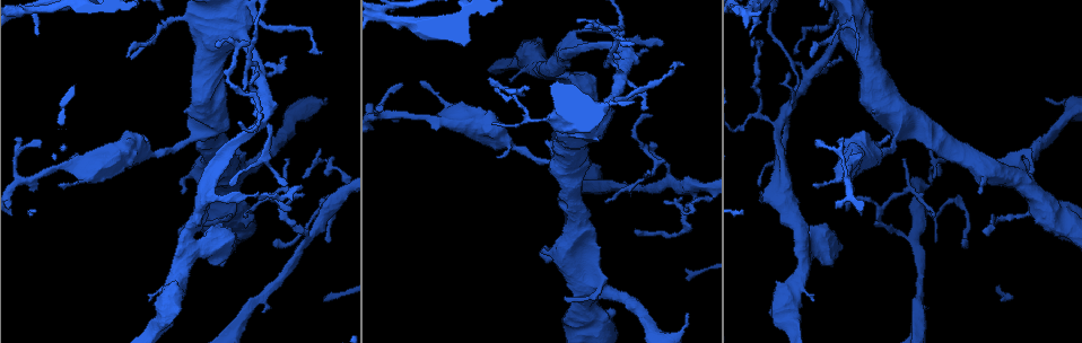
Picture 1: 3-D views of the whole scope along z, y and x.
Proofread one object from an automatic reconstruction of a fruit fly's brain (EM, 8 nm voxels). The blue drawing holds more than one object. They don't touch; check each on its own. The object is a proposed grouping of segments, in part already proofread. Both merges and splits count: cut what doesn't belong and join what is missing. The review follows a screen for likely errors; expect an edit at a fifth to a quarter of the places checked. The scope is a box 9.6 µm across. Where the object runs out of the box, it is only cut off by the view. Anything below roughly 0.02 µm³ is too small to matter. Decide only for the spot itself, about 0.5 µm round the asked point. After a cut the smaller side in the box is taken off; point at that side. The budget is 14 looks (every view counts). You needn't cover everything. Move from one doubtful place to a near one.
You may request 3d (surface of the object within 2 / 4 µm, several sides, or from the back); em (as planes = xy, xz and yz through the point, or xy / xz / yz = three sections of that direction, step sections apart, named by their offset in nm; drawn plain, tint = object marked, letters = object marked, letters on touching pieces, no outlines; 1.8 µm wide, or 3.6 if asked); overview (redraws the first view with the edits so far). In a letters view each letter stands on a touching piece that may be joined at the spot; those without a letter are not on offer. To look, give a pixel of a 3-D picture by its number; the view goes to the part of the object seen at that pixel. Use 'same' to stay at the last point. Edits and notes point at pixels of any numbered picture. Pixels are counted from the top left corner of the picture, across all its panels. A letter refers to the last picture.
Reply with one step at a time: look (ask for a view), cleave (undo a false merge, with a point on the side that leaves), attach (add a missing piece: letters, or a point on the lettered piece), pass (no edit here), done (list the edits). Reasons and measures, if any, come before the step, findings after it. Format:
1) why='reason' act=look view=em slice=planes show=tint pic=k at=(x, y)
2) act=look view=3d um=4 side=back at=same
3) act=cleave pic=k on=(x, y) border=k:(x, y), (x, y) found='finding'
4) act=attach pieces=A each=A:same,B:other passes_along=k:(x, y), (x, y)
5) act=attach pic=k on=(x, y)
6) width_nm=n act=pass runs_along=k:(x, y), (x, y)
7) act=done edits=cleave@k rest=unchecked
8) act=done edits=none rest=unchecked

why='an open end' act=look view=em um=3.6 slice=xy step=8 show=letters pic=1 at=(846, 208)

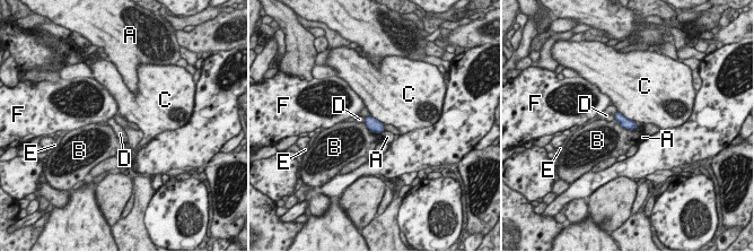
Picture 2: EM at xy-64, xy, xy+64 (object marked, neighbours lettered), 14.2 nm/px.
width_nm=140 act=pass each=A:other,B:other,C:other,D:other,E:other,F:other found='no lettered piece goes on from it'

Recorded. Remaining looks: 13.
why='abrupt turn' act=look view=em slice=planes show=tint pic=1 at=(957, 201)

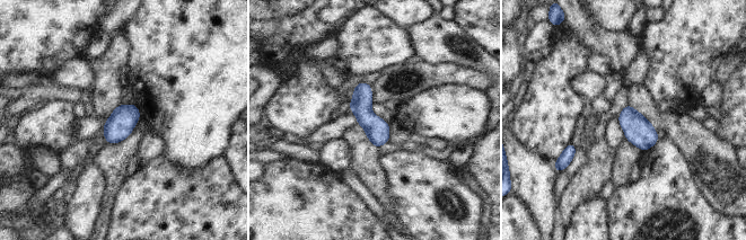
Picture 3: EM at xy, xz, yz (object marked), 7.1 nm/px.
act=look view=em slice=planes show=letters at=same

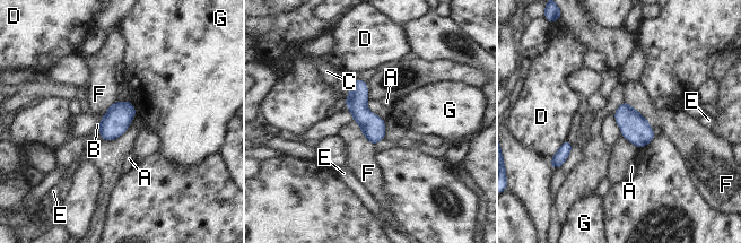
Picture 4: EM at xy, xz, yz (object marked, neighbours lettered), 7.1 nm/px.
act=pass each=A:other,B:other,C:other,D:other,E:other,F:other,G:other border=4:(625, 101), (651, 127) found='one neuron here'

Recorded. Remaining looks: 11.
why='branch stops here' act=look view=3d um=4 pic=1 at=(814, 185)

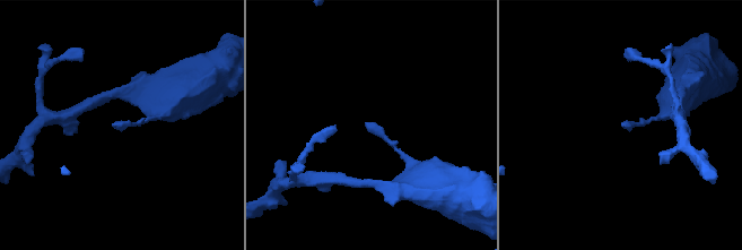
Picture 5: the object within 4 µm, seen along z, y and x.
act=look view=em slice=yz step=8 show=letters pic=5 at=(624, 125)

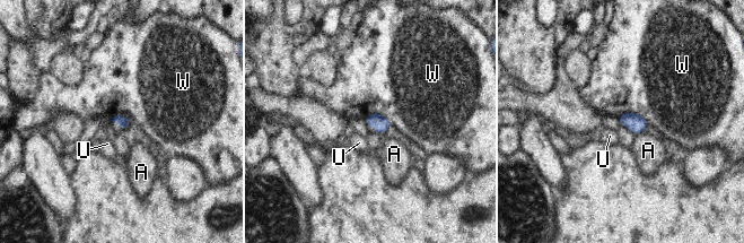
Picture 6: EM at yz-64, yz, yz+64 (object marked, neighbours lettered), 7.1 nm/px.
why='another direction' act=look view=em slice=planes show=letters at=same

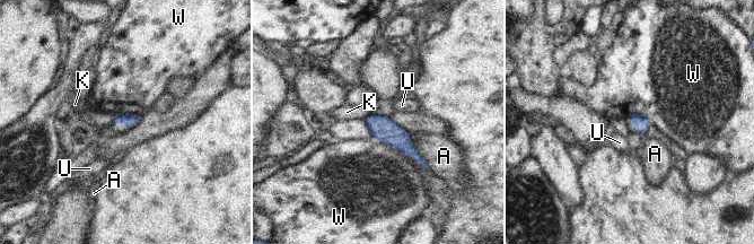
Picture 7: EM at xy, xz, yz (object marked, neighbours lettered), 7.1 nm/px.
width_nm=90 act=pass each=A:other,K:other,U:other,W:other runs_along=7:(368, 120), (394, 136), (422, 163) found='none of them fits'

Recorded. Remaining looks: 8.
why='thick turns thin' act=look view=3d um=4 pic=1 at=(917, 307)

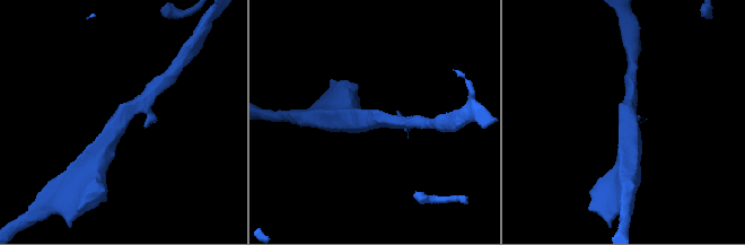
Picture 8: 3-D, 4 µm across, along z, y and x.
act=look view=em um=3.6 slice=xy step=16 show=tint pic=8 at=(628, 113)

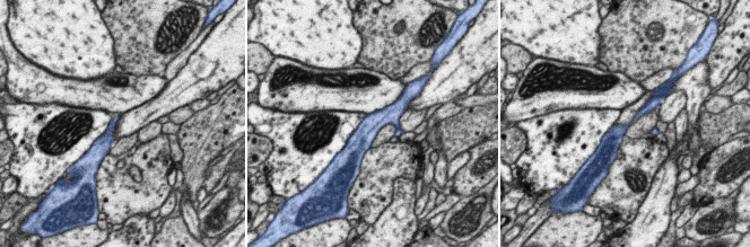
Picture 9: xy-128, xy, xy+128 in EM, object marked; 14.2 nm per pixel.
act=look view=em um=3.6 slice=yz step=4 show=letters at=same

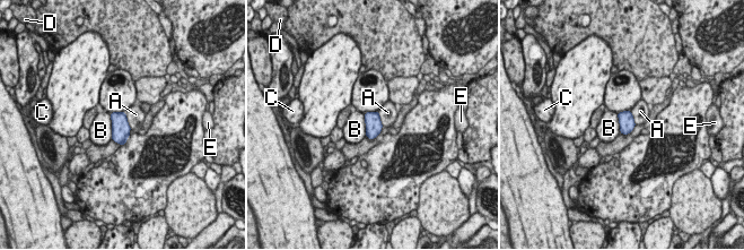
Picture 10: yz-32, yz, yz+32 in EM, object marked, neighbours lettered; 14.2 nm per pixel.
width_nm=220 act=pass each=A:other,B:other,C:other,D:other,E:other border=10:(110, 114), (112, 138) found='all the same neuron'

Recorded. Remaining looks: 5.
why='tapers out' act=look view=3d um=4 side=back pic=1 at=(648, 173)

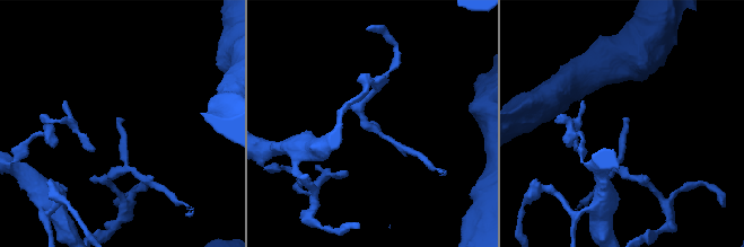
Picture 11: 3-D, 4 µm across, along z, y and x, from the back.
act=look view=em slice=xz step=4 show=letters pic=11 at=(118, 120)

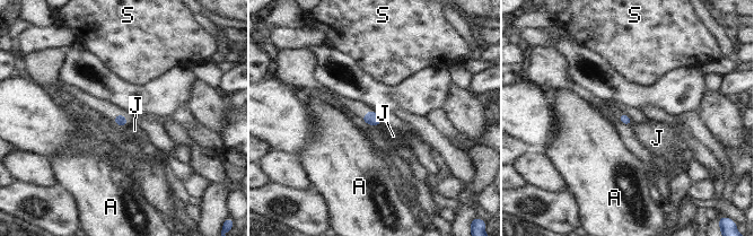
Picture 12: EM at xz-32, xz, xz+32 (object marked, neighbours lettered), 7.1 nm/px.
width_nm=70 act=pass each=A:other,J:other,S:other border=12:(632, 122), (630, 127) found='no lettered piece goes on from it'

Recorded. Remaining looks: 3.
act=look view=3d um=4 pic=1 at=(241, 12)

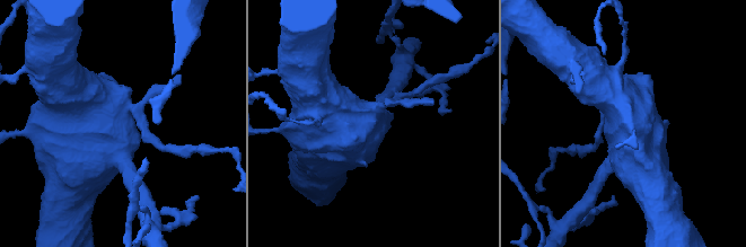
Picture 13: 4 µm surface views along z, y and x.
why='now the EM' act=look view=em um=3.6 slice=planes show=tint pic=13 at=(120, 123)

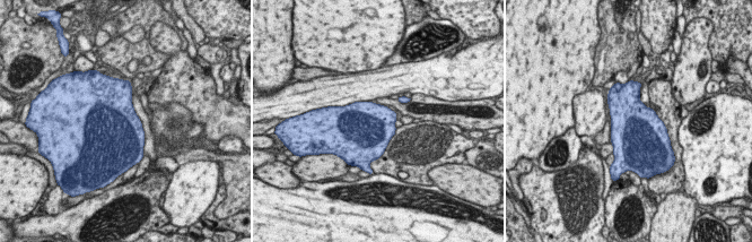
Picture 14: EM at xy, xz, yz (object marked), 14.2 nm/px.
why='see the neighbours' act=look view=em um=3.6 slice=planes show=letters at=same

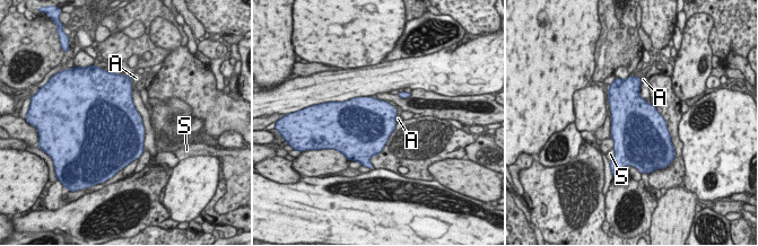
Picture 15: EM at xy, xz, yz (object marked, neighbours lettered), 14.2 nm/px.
width_nm=700 act=pass each=A:other,S:other border=15:(131, 81), (144, 149) found='one neuron here'

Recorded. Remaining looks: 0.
act=done edits=none rest=unchecked

